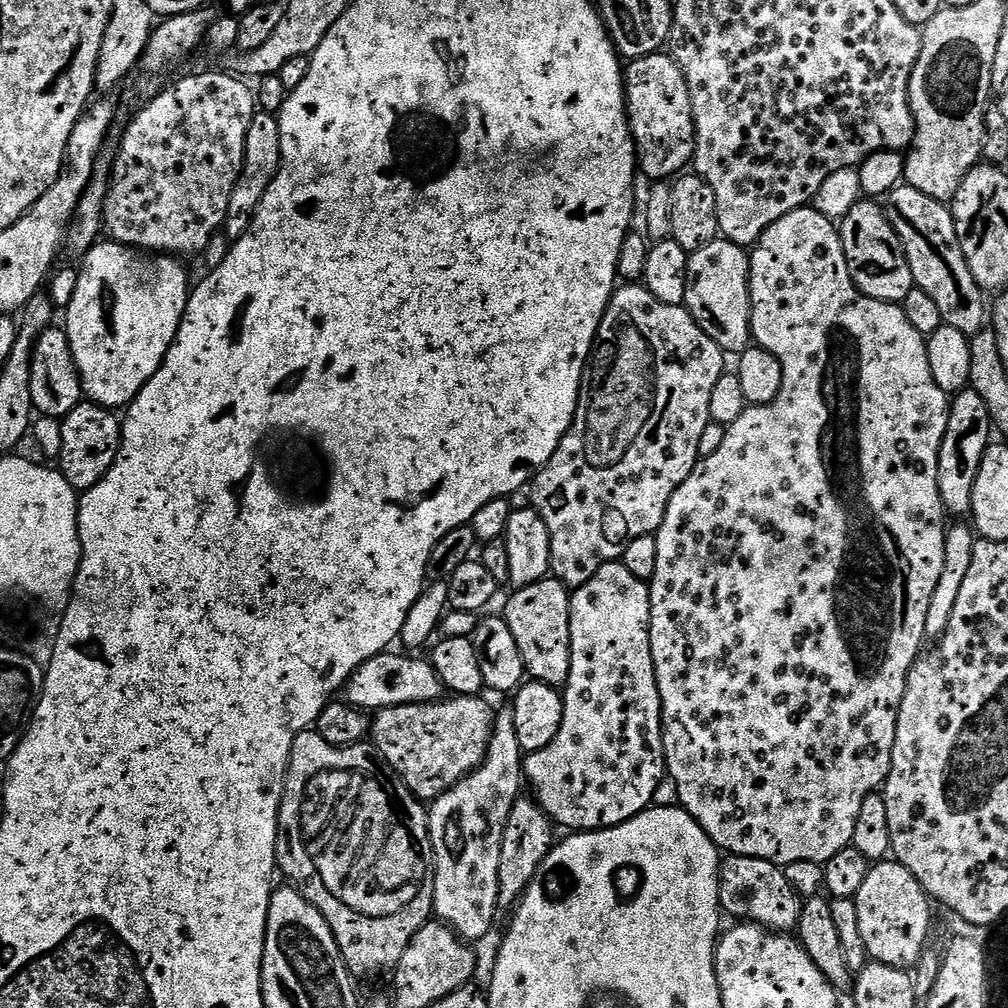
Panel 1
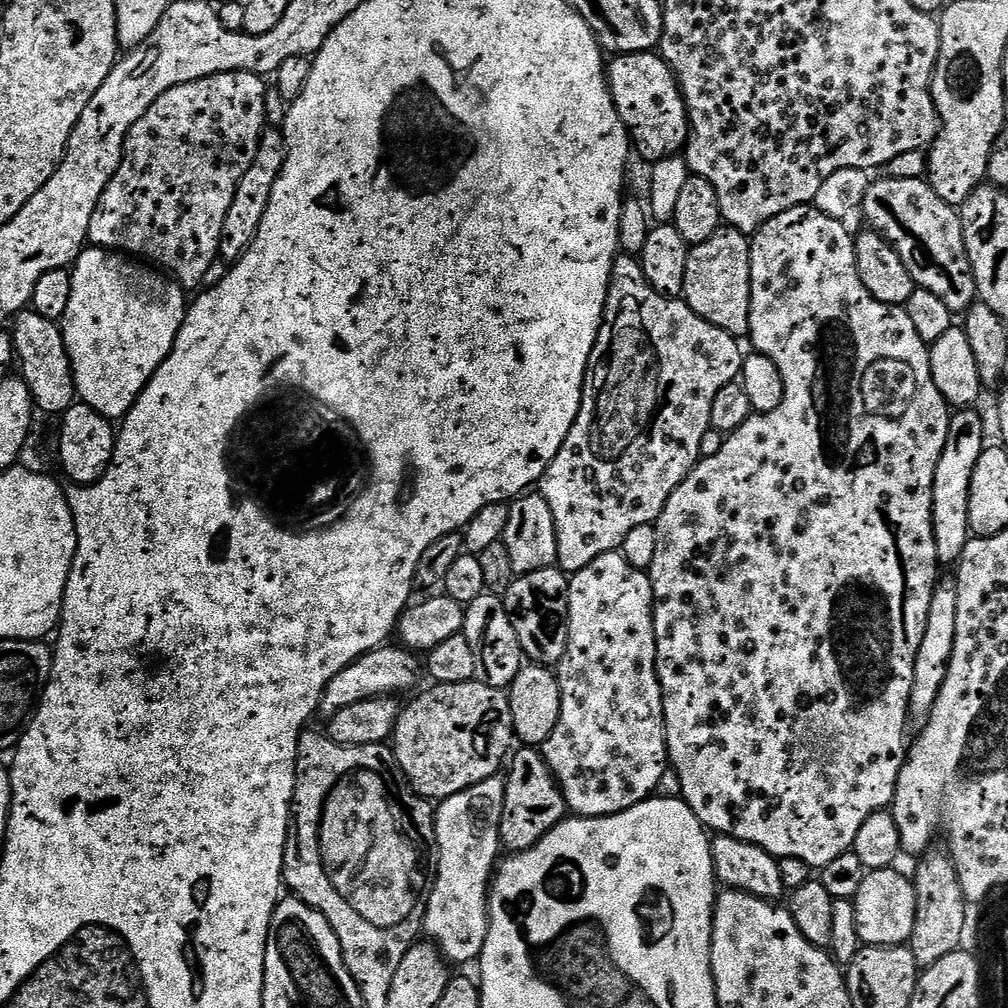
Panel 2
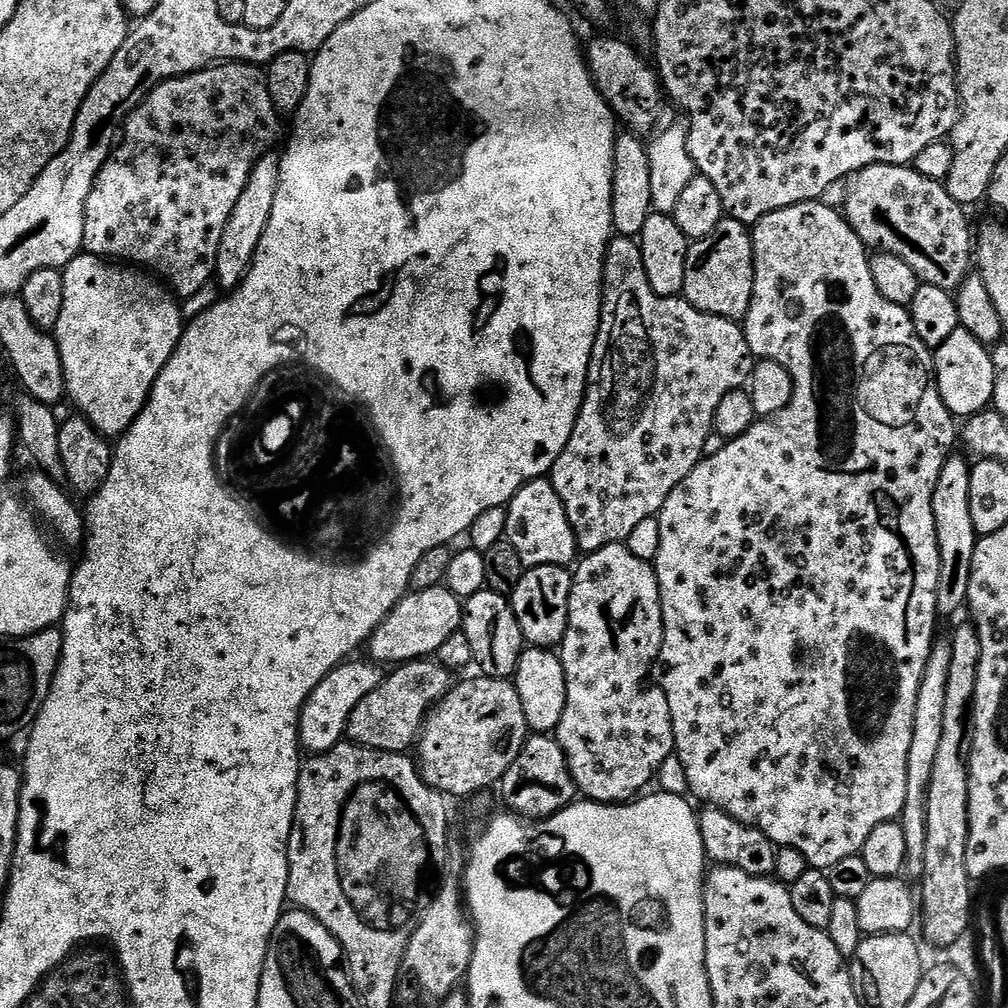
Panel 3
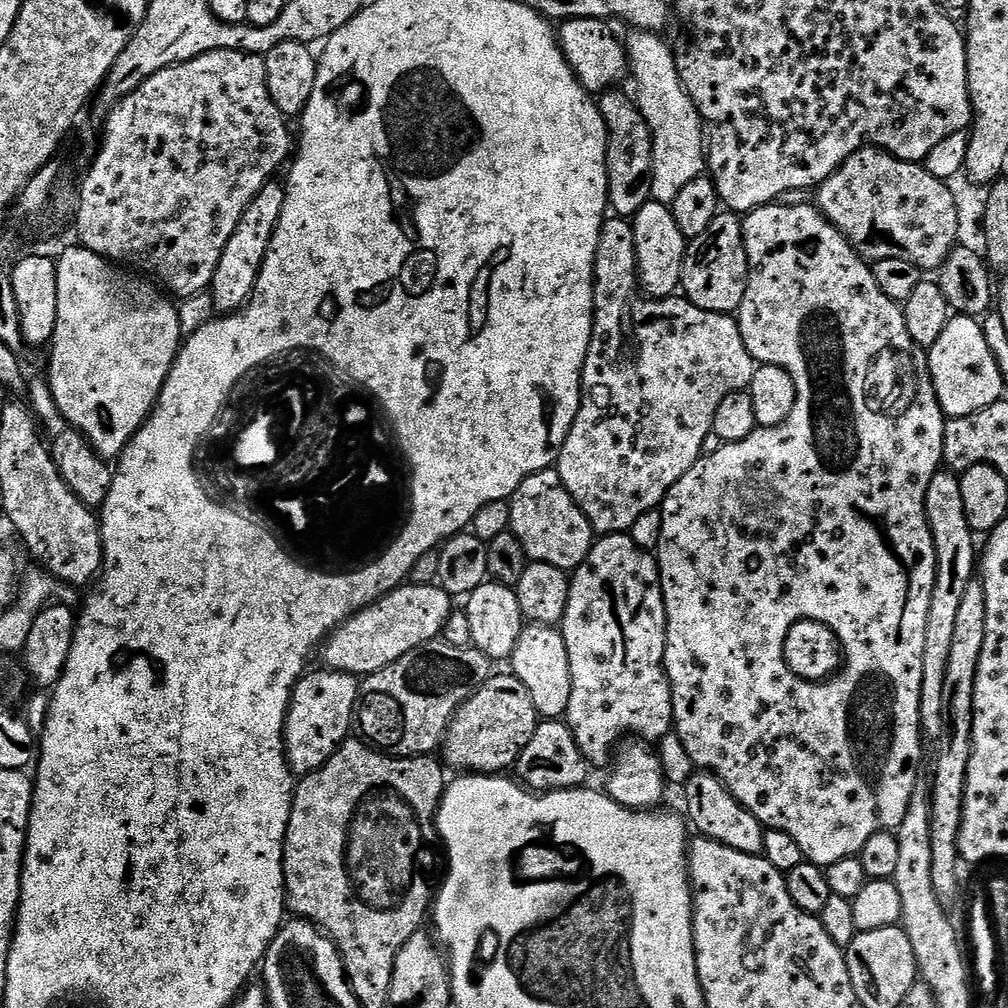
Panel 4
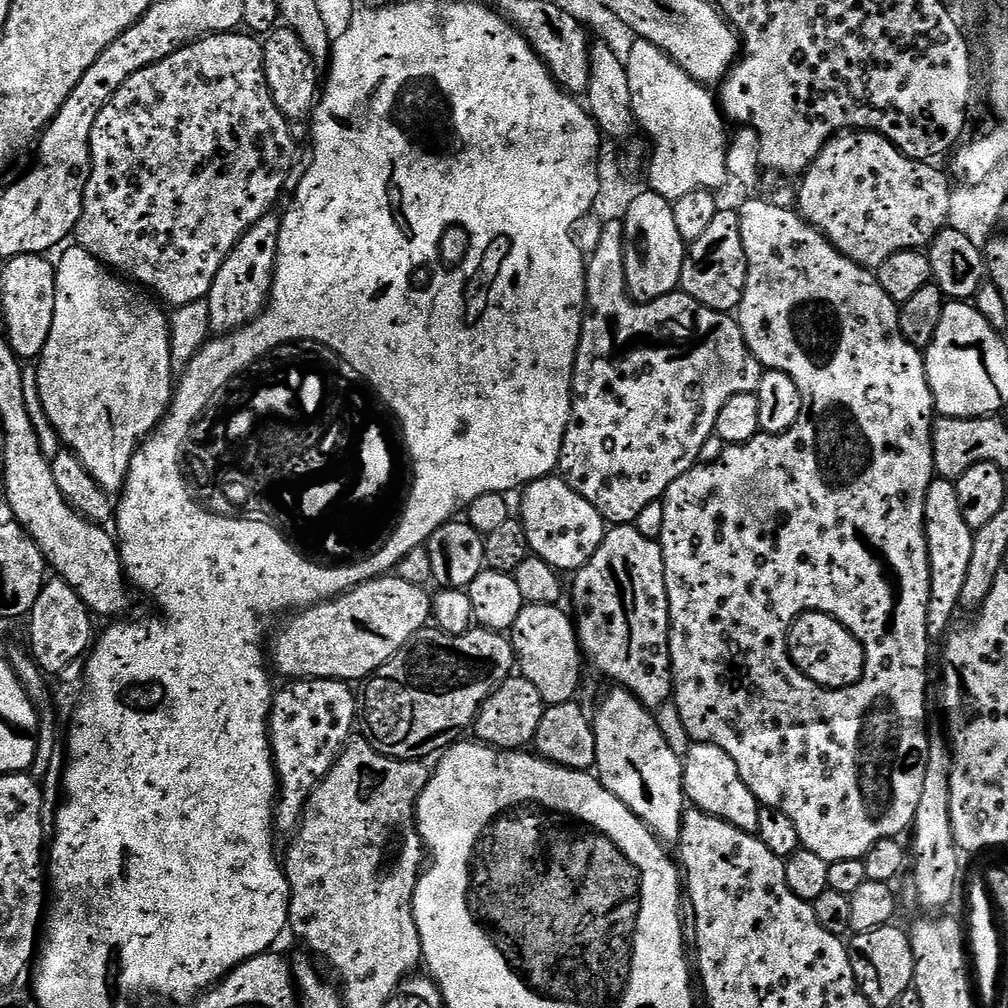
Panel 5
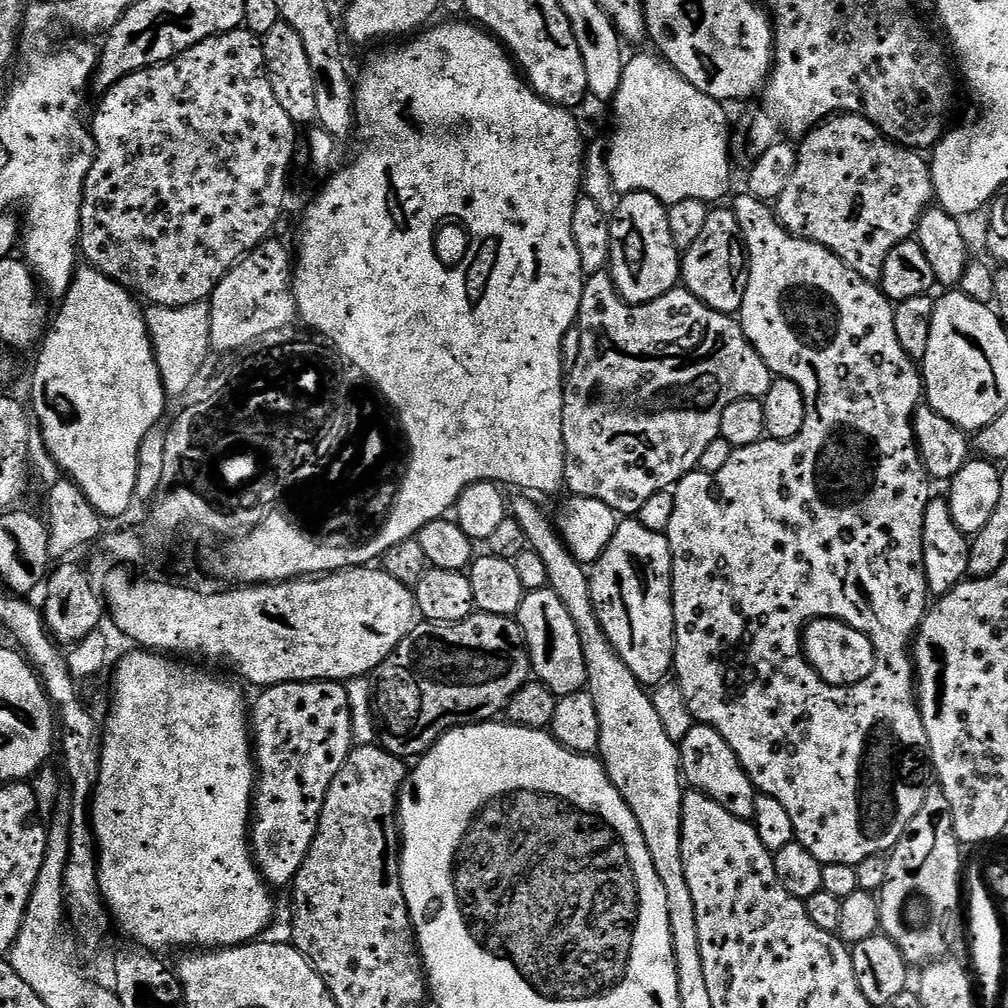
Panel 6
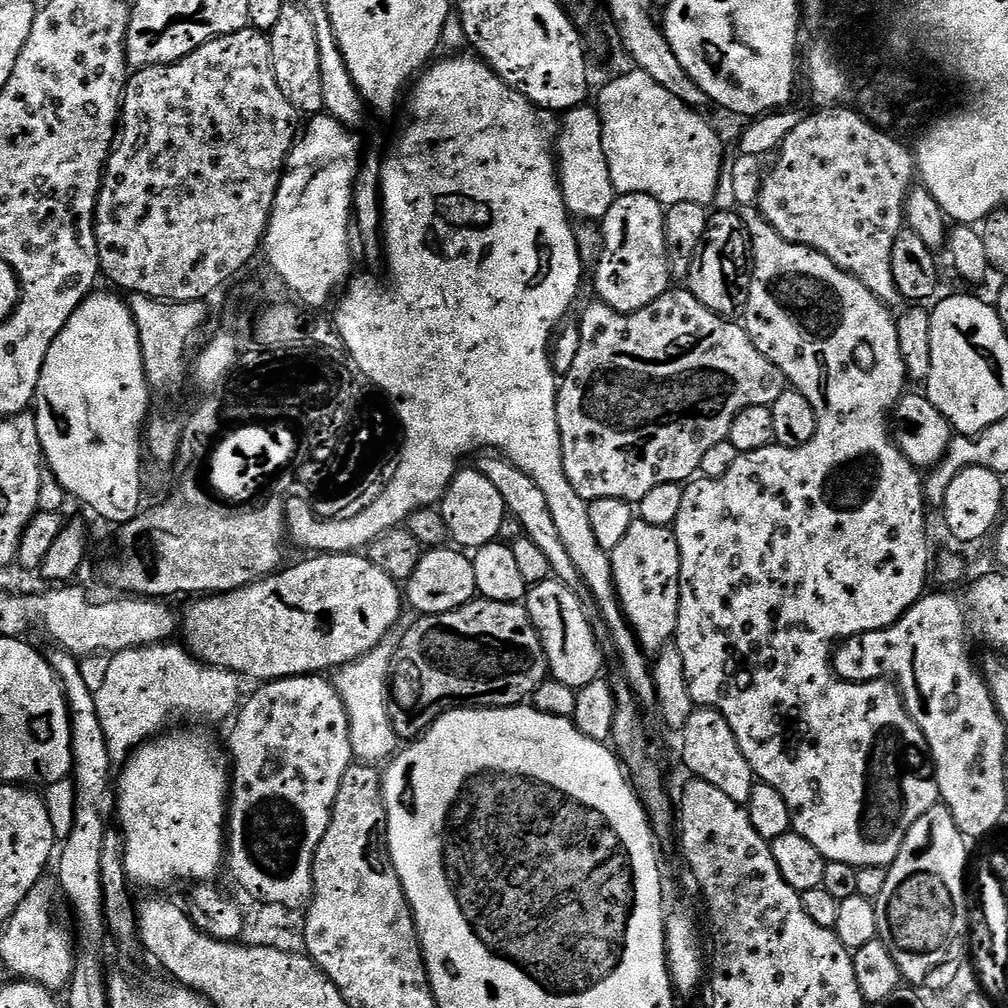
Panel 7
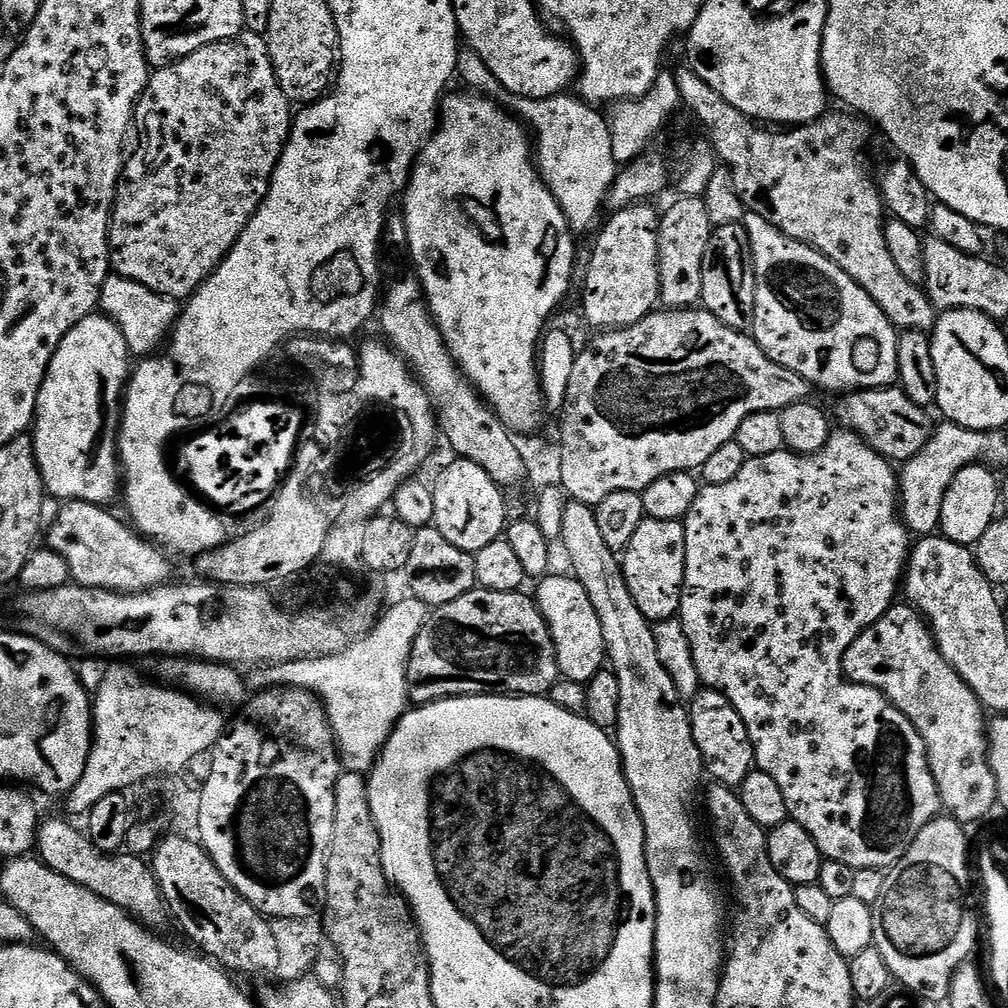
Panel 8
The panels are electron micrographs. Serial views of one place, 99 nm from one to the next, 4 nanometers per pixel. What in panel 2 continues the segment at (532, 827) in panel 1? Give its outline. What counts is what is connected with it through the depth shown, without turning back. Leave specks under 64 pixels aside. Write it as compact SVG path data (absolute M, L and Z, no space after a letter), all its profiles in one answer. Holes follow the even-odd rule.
M520 746L515 749L506 768L504 785L506 802L500 827L500 843L509 853L530 850L547 832L554 830L554 826L565 820L568 804L564 801L556 775L550 770L539 747Z

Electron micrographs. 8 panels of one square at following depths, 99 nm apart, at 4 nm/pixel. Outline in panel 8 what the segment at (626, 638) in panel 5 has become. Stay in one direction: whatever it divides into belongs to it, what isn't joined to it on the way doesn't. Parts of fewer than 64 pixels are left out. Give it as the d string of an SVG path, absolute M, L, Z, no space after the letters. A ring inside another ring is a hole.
M646 518L638 526L634 538L624 548L622 563L626 586L630 586L630 594L634 594L634 602L638 602L638 610L647 620L671 620L680 611L680 599L684 593L684 563L686 562L686 530L678 520L663 520L662 518Z

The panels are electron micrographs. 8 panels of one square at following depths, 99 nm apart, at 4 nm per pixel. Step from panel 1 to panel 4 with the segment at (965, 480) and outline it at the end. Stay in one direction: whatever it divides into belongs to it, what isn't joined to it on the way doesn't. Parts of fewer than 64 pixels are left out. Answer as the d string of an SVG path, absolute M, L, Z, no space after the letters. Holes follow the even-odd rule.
M941 470L936 473L936 477L930 482L930 490L926 490L924 509L928 515L928 525L932 531L932 541L936 547L936 585L932 591L932 597L930 598L930 618L926 618L926 650L924 651L924 657L922 658L922 694L920 695L920 730L925 741L930 740L930 742L936 742L939 738L939 734L942 732L942 696L945 689L947 663L950 659L950 646L954 639L955 620L958 615L959 606L962 603L962 597L966 595L966 586L970 586L970 582L973 580L974 573L978 568L978 544L976 548L975 542L972 541L972 539L974 539L973 530L966 522L966 510L962 506L962 486L960 485L957 473L949 472L947 470Z

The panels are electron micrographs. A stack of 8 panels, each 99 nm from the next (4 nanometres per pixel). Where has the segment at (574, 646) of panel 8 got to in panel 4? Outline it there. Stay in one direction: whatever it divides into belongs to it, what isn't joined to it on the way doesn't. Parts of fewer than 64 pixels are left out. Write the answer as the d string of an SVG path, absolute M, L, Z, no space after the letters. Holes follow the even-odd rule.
M529 623L518 638L510 657L511 675L516 676L530 690L537 717L546 720L559 720L567 713L572 693L570 678L570 654L566 654L563 631L550 624Z

